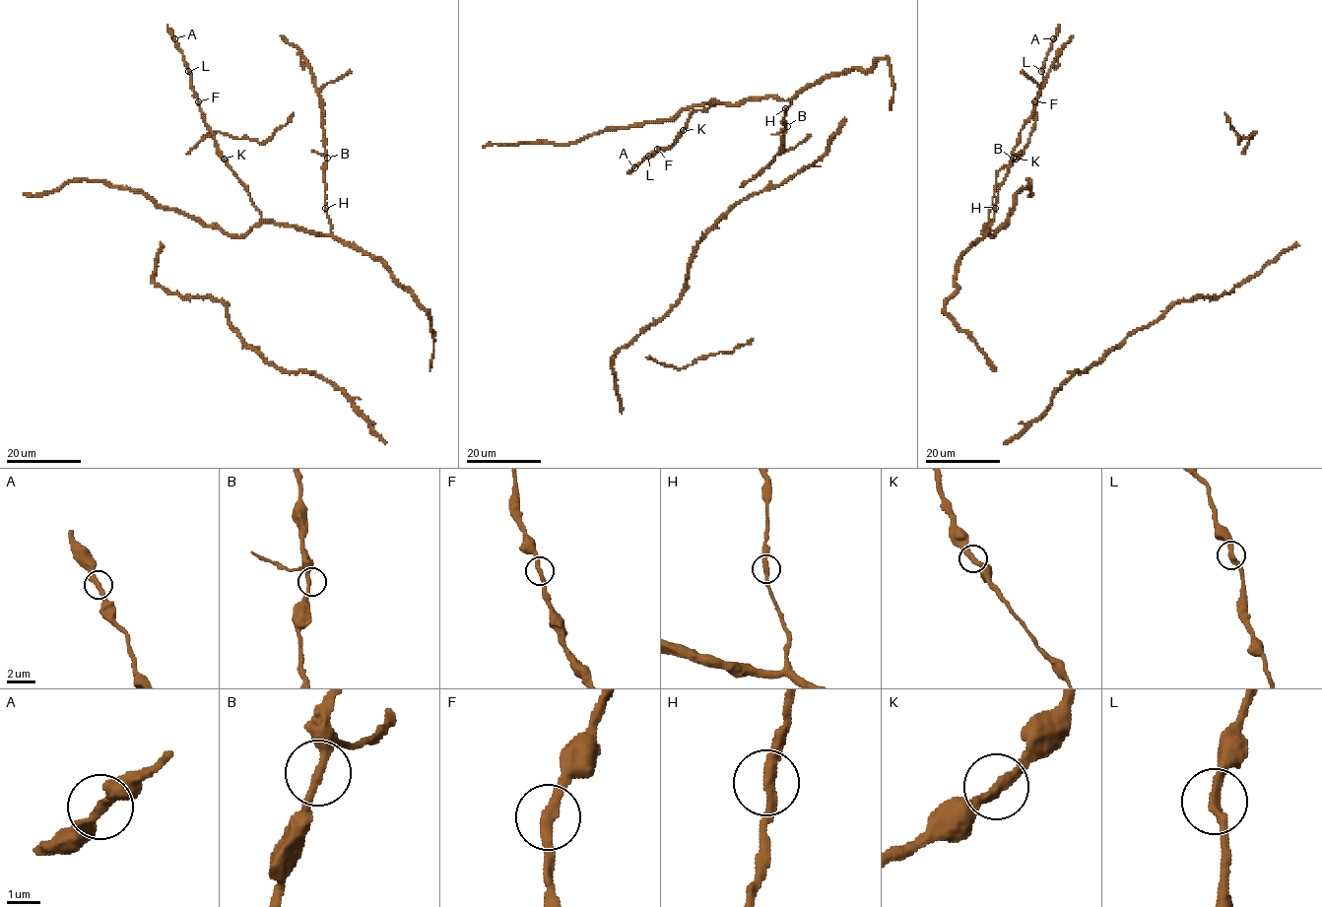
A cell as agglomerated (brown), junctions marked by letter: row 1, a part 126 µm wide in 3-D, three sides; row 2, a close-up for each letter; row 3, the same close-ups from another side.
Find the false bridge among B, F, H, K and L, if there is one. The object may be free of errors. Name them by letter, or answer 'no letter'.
no letter

